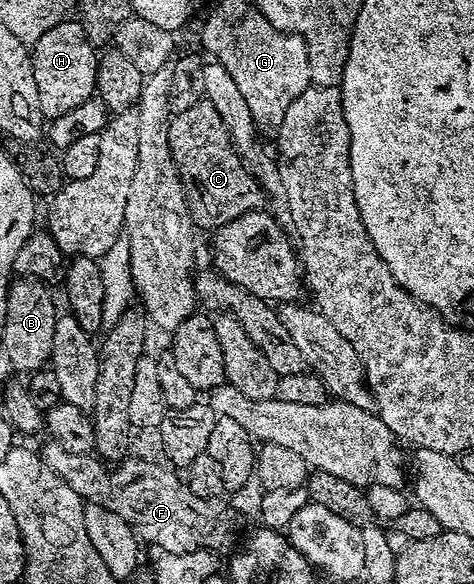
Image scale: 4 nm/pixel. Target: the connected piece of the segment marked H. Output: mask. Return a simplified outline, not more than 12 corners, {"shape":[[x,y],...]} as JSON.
{"shape":[[66,18],[31,45],[49,121],[93,99],[97,49]]}

